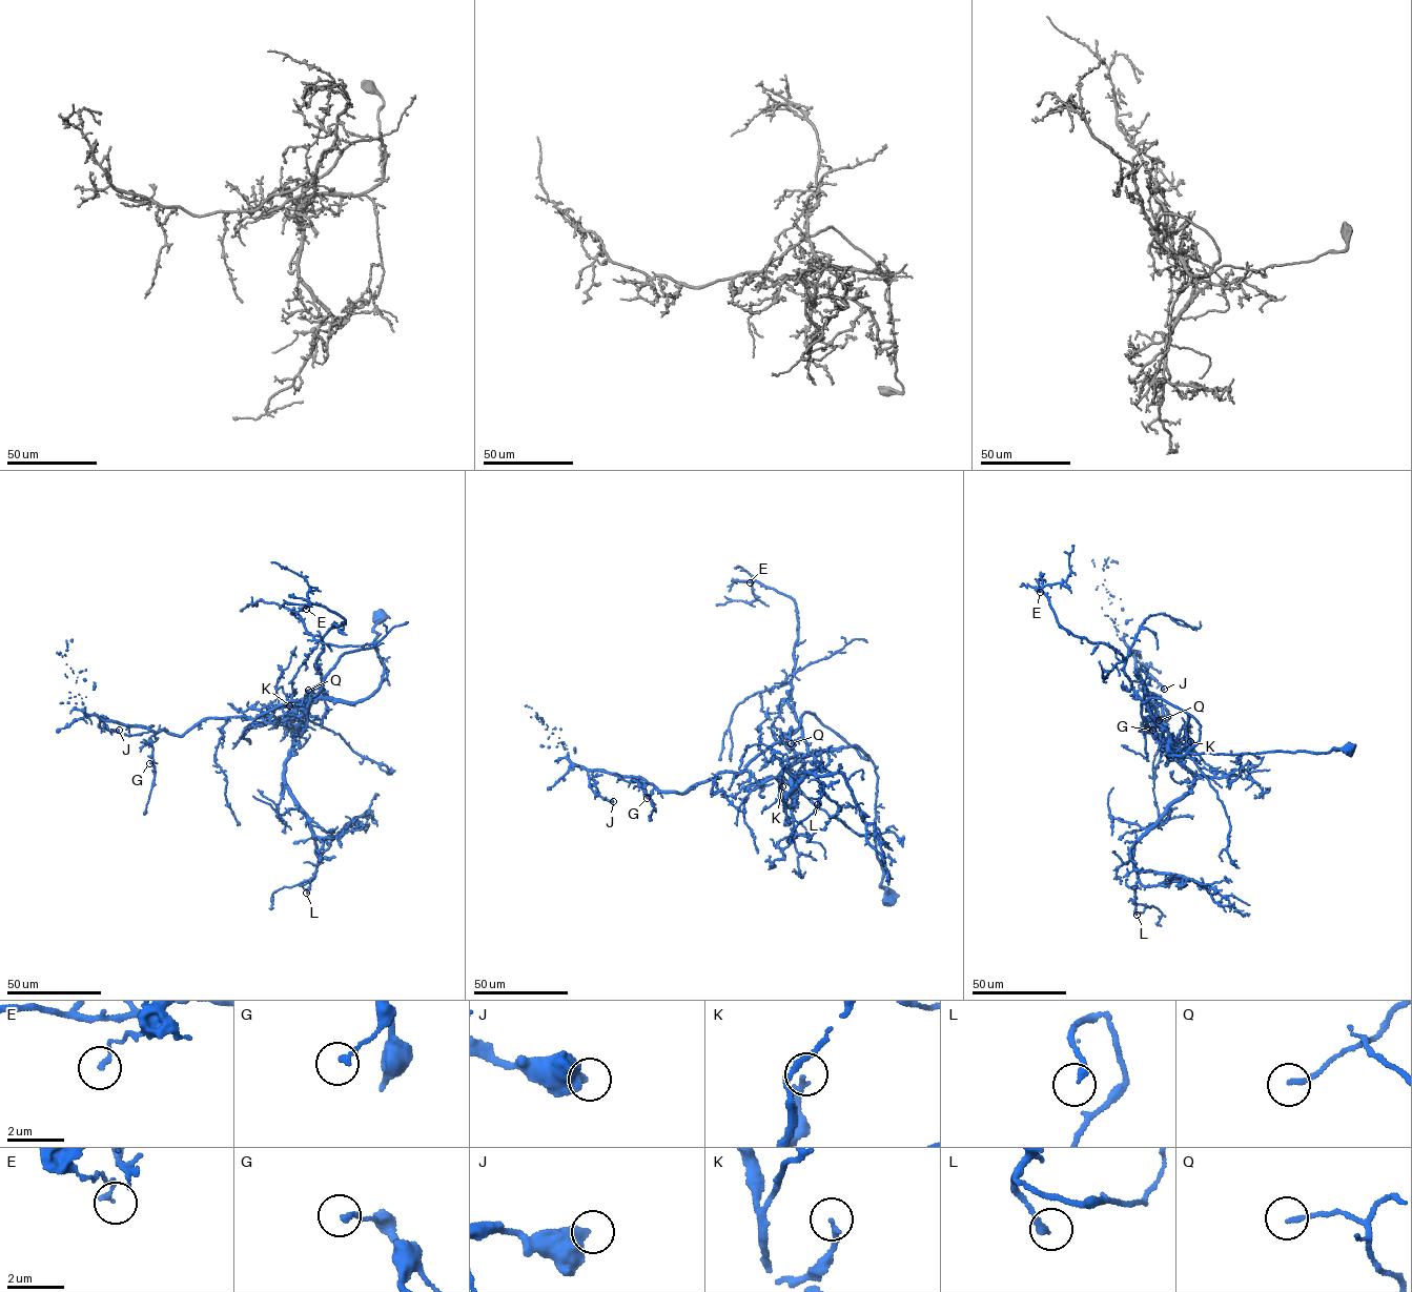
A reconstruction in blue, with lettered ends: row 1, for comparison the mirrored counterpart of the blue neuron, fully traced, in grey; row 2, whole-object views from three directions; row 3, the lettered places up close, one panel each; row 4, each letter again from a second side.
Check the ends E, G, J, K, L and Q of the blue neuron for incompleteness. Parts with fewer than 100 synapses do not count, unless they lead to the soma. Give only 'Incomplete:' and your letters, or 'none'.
Incomplete: none

